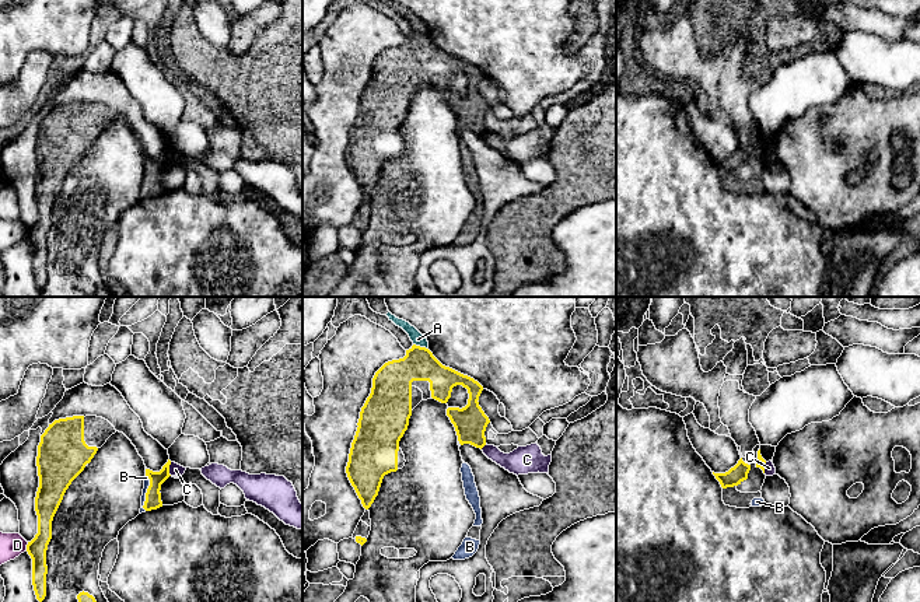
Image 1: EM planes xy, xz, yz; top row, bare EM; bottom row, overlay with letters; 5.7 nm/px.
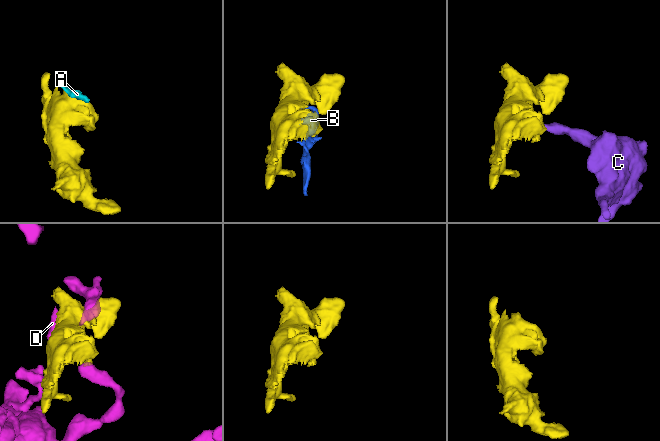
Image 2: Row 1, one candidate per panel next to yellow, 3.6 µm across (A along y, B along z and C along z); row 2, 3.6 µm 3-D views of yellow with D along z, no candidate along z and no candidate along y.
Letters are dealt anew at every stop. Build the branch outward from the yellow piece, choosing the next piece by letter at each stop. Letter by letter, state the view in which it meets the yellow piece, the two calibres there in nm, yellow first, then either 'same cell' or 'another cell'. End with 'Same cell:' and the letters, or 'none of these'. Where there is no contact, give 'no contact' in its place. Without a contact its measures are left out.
A: xz | 220/70 nm | another cell
B: xy | 100/30 nm | same cell
C: xy | 100/70 nm | another cell
D: xy | 120/140 nm | another cell
Same cell: B

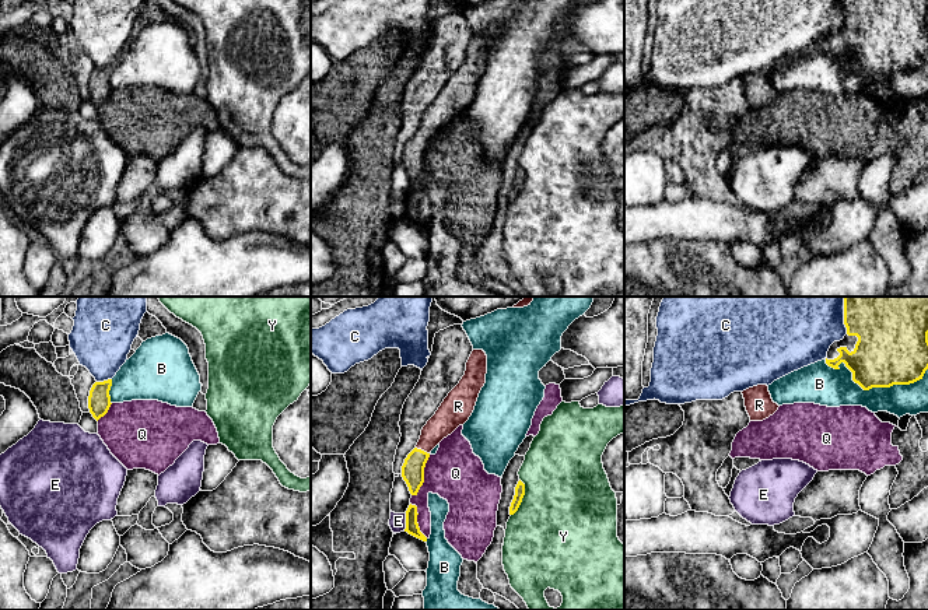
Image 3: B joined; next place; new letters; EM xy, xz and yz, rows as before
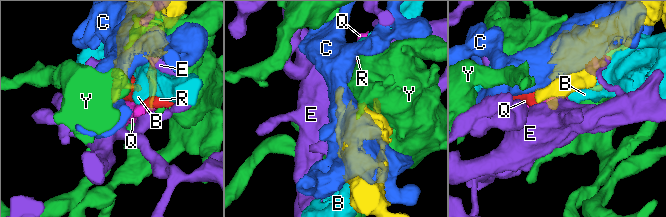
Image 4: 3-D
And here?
B: yz | 420/220 nm | another cell
C: yz | 300/300 nm | another cell
E: xz | 80/100 nm | another cell
Q: xz | 130/320 nm | another cell
R: xz | 130/160 nm | same cell
Y: xz | 60/500 nm | another cell
Same cell: R

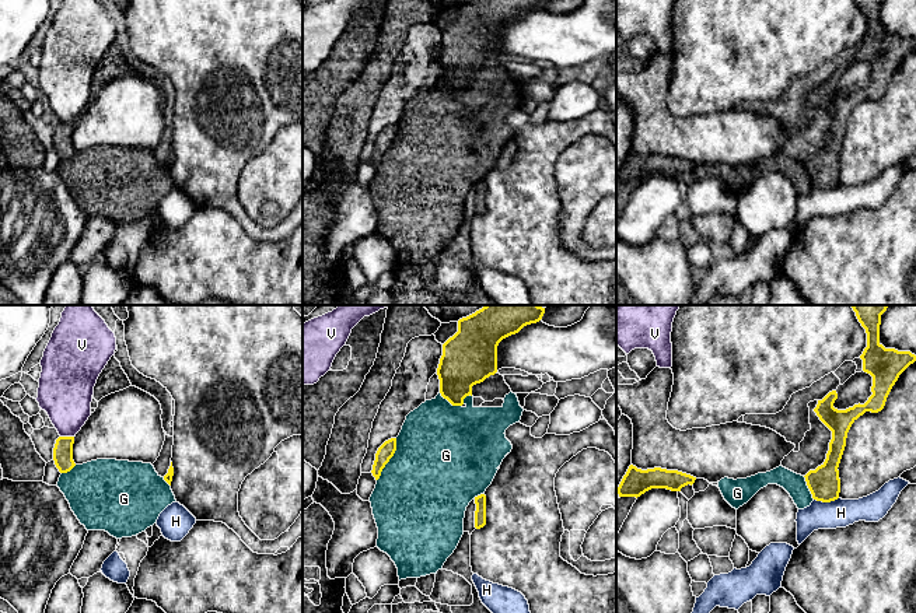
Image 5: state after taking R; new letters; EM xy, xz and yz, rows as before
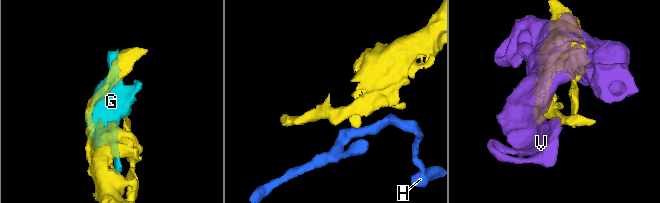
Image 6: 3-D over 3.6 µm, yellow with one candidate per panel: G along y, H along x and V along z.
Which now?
G: xz | 90/500 nm | another cell
H: yz | 190/160 nm | another cell
V: xy | 110/300 nm | another cell
Same cell: none of these

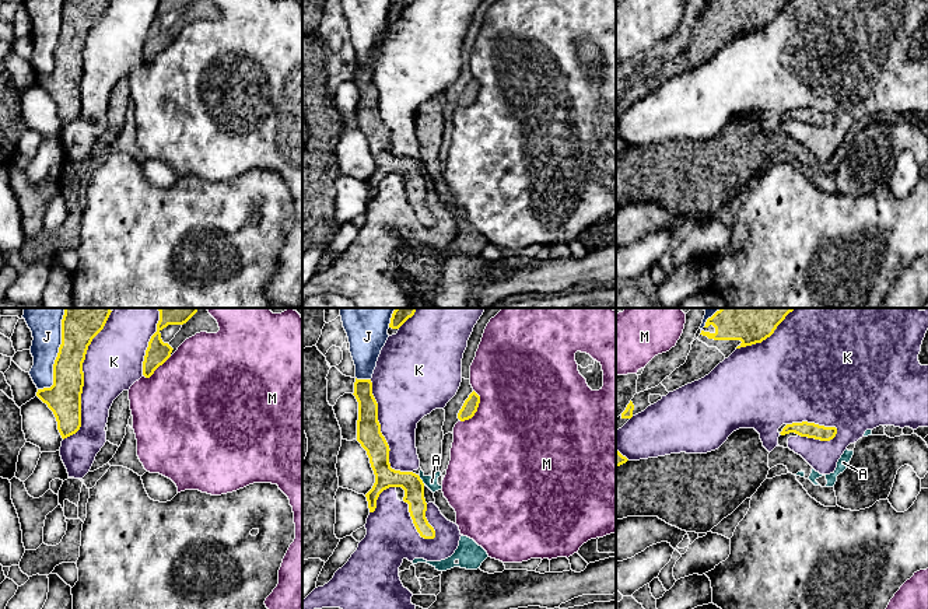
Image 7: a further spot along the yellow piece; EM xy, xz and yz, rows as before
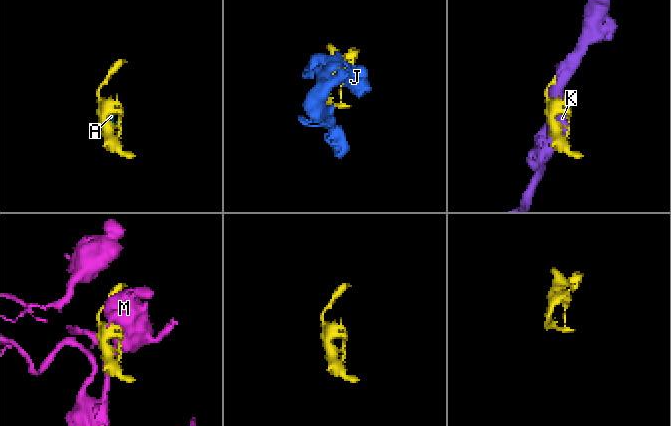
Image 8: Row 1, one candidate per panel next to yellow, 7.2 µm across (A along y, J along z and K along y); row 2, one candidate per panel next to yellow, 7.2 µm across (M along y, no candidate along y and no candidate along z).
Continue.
A: xz | 120/80 nm | another cell
J: xy | 200/180 nm | another cell
K: xy | 200/340 nm | another cell
M: xz | 90/500 nm | another cell
Same cell: none of these

